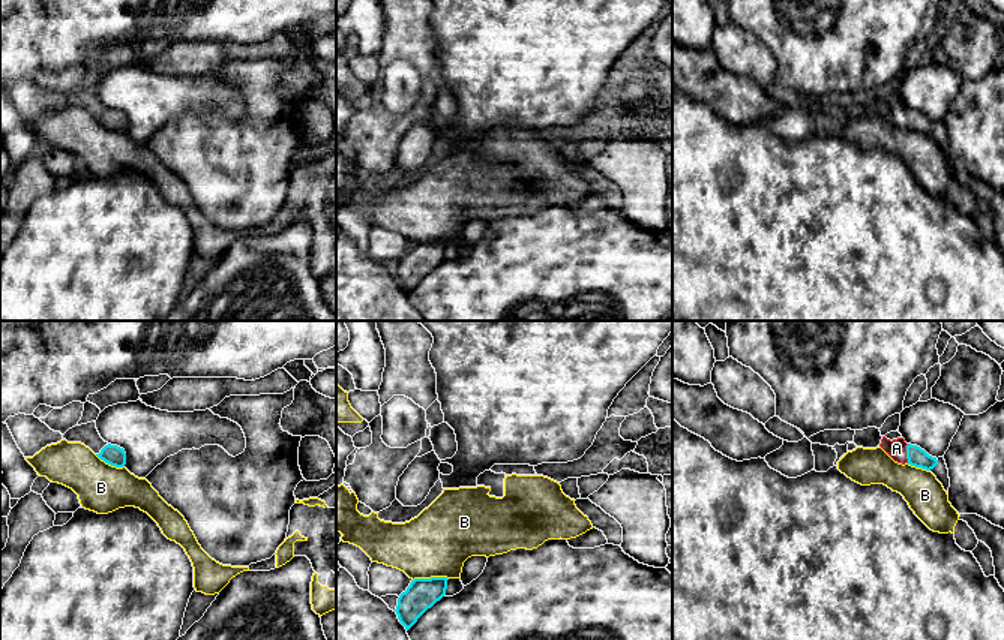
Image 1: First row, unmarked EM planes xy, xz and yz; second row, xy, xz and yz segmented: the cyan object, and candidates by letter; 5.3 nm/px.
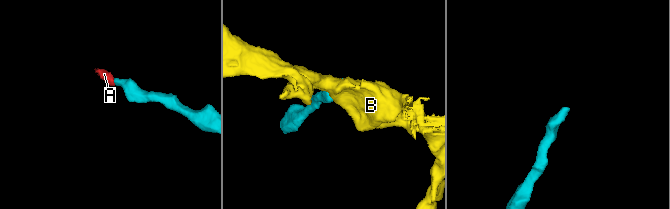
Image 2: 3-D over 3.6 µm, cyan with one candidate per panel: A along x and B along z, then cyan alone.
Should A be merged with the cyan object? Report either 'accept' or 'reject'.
accept

